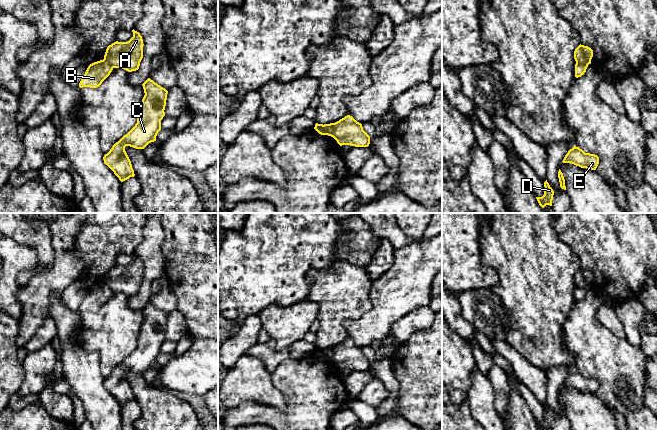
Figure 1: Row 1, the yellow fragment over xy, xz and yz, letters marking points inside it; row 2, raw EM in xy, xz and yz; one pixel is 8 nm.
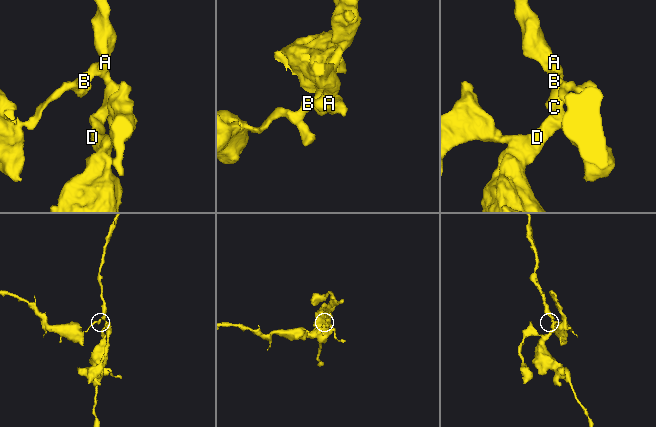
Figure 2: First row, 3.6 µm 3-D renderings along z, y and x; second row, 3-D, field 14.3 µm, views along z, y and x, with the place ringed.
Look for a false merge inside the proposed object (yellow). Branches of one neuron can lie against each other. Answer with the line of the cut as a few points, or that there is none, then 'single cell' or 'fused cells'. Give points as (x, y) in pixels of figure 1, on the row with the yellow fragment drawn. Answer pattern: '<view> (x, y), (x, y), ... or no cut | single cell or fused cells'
xz (335, 123), (335, 128), (330, 135) | fused cells

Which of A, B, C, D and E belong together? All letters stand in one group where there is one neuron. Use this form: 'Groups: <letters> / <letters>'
Groups: A C D E / B

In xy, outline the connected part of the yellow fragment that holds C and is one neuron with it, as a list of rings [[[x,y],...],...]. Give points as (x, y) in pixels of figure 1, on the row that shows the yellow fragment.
[[[150,78],[142,86],[145,95],[139,107],[137,123],[103,157],[104,163],[121,182],[135,176],[125,147],[144,149],[149,143],[156,141],[161,130],[161,120],[165,116],[168,91]]]

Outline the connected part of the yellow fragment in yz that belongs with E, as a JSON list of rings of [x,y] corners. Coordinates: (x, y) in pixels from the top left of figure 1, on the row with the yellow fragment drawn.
[[[574,146],[565,155],[563,163],[571,163],[581,168],[596,170],[599,157],[595,154],[585,153],[579,147]]]

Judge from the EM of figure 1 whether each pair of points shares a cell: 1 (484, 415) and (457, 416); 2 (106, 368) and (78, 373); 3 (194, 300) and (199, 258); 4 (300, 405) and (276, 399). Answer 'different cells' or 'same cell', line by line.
1: different cells
2: different cells
3: same cell
4: different cells

